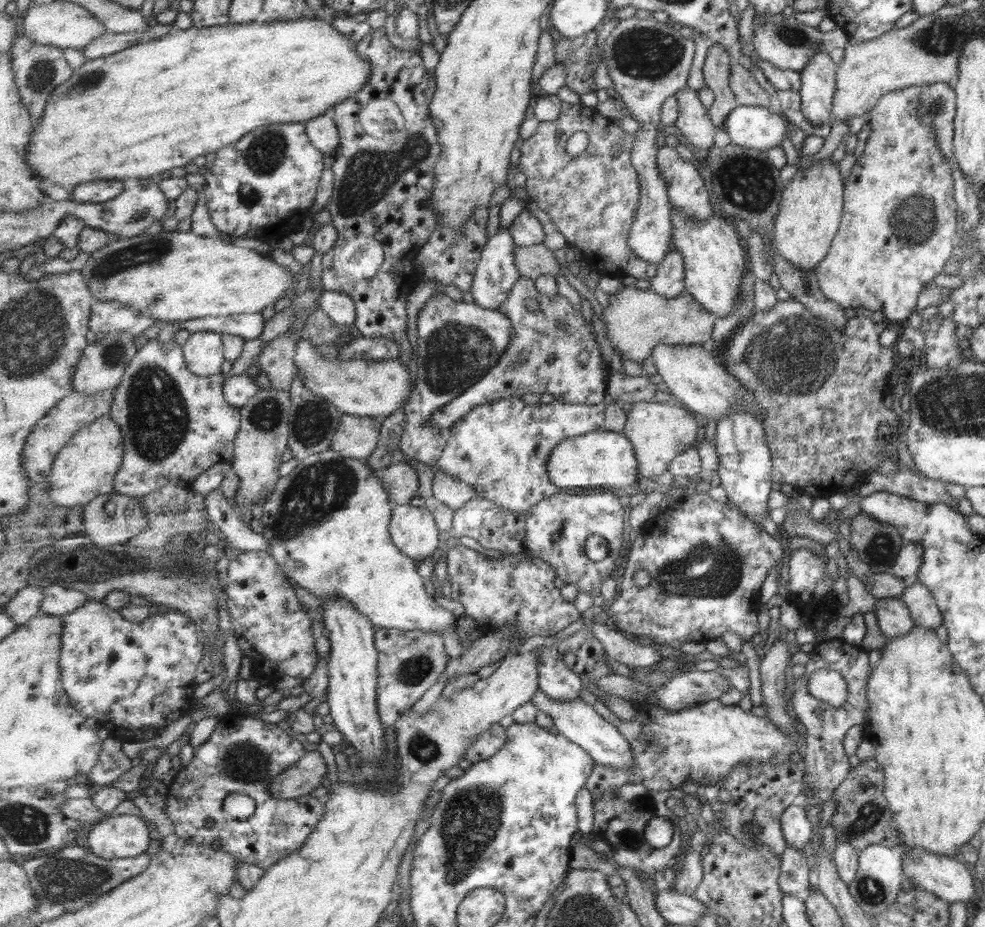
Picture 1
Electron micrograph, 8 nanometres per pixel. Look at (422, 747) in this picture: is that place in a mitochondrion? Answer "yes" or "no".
yes

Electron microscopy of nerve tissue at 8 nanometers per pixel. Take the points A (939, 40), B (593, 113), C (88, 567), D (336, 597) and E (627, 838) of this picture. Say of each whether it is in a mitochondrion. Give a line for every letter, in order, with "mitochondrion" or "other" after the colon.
A: mitochondrion
B: other
C: mitochondrion
D: other
E: mitochondrion

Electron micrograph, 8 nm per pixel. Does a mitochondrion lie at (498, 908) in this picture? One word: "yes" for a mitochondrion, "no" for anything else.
no

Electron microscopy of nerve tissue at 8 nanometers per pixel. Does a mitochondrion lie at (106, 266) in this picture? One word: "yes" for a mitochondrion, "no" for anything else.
yes

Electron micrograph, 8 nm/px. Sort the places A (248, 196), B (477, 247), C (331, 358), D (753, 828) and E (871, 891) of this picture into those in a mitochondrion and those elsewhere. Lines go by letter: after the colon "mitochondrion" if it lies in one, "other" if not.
A: mitochondrion
B: other
C: other
D: mitochondrion
E: mitochondrion

